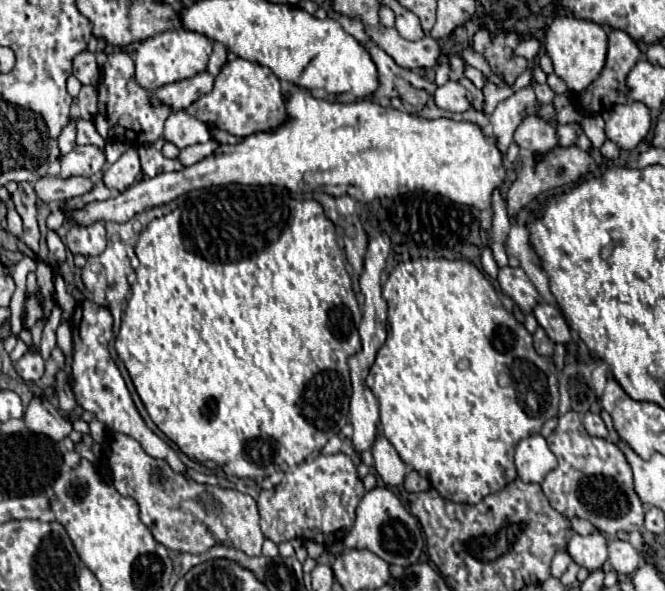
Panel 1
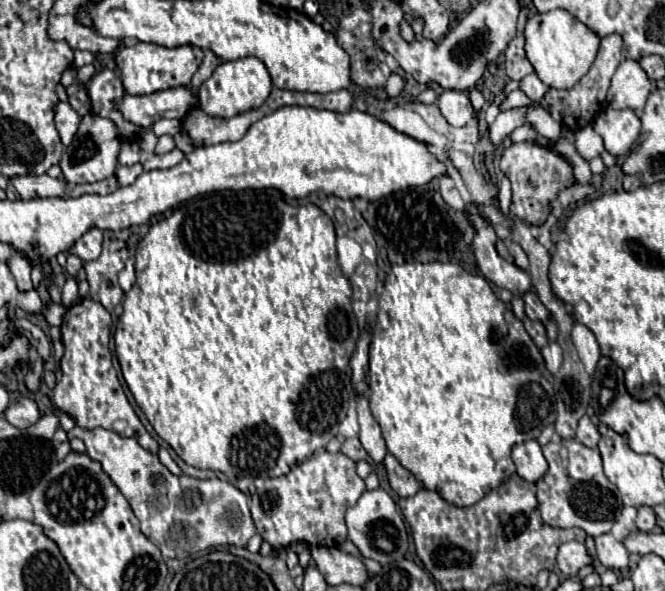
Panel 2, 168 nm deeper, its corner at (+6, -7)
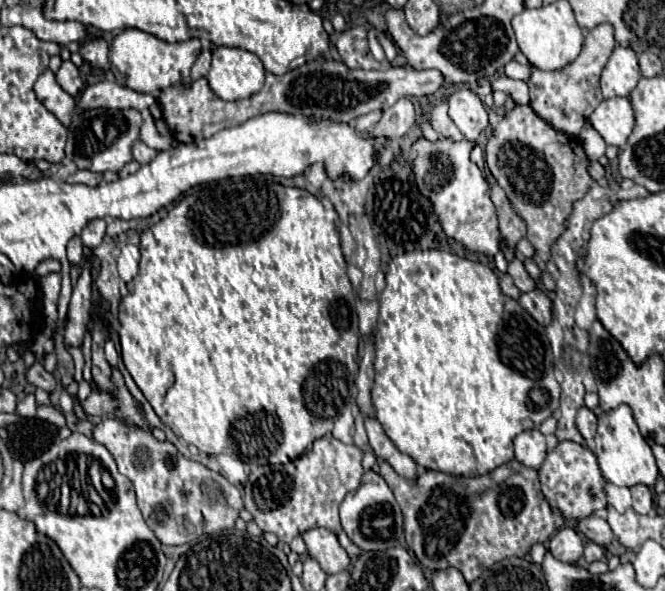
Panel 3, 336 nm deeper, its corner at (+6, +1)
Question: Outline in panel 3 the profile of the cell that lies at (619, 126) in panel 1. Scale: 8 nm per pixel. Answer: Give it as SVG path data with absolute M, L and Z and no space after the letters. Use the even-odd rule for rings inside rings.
M627 97L603 99L591 113L589 123L607 145L623 147L633 131L633 107Z

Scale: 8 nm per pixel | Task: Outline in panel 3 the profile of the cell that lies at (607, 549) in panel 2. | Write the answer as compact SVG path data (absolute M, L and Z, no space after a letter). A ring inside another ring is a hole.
M589 515L589 517L583 517L577 521L577 531L581 531L587 539L595 541L597 545L605 547L607 543L611 543L613 539L613 531L609 529L607 521L597 517L597 515Z

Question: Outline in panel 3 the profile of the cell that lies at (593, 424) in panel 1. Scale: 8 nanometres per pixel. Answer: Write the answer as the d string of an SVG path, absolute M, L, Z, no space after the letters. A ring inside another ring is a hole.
M581 407L579 413L577 413L577 429L581 431L581 435L591 441L595 437L595 431L597 431L597 417L591 409L587 407Z

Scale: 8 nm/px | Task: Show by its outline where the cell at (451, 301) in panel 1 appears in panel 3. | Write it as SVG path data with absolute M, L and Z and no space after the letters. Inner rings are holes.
M427 249L427 251L411 251L403 253L391 259L389 269L385 273L387 285L379 297L379 321L377 321L377 337L375 337L375 385L371 389L373 395L373 407L379 423L383 425L387 437L395 443L395 447L409 455L417 465L423 465L427 469L437 469L443 473L463 475L463 477L475 477L481 473L489 473L489 469L495 469L503 465L505 461L513 459L513 439L525 431L525 429L537 429L547 417L553 415L553 411L559 407L559 393L561 387L555 379L553 371L553 353L551 345L545 337L543 325L539 325L523 307L519 307L517 301L509 301L499 287L499 279L493 273L491 267L469 261L463 257L457 257L449 251L439 249Z

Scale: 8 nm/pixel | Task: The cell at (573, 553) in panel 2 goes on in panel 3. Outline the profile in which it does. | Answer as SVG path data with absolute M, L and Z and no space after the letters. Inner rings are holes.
M563 527L549 539L549 551L563 563L577 563L577 559L583 555L583 541L575 529Z

